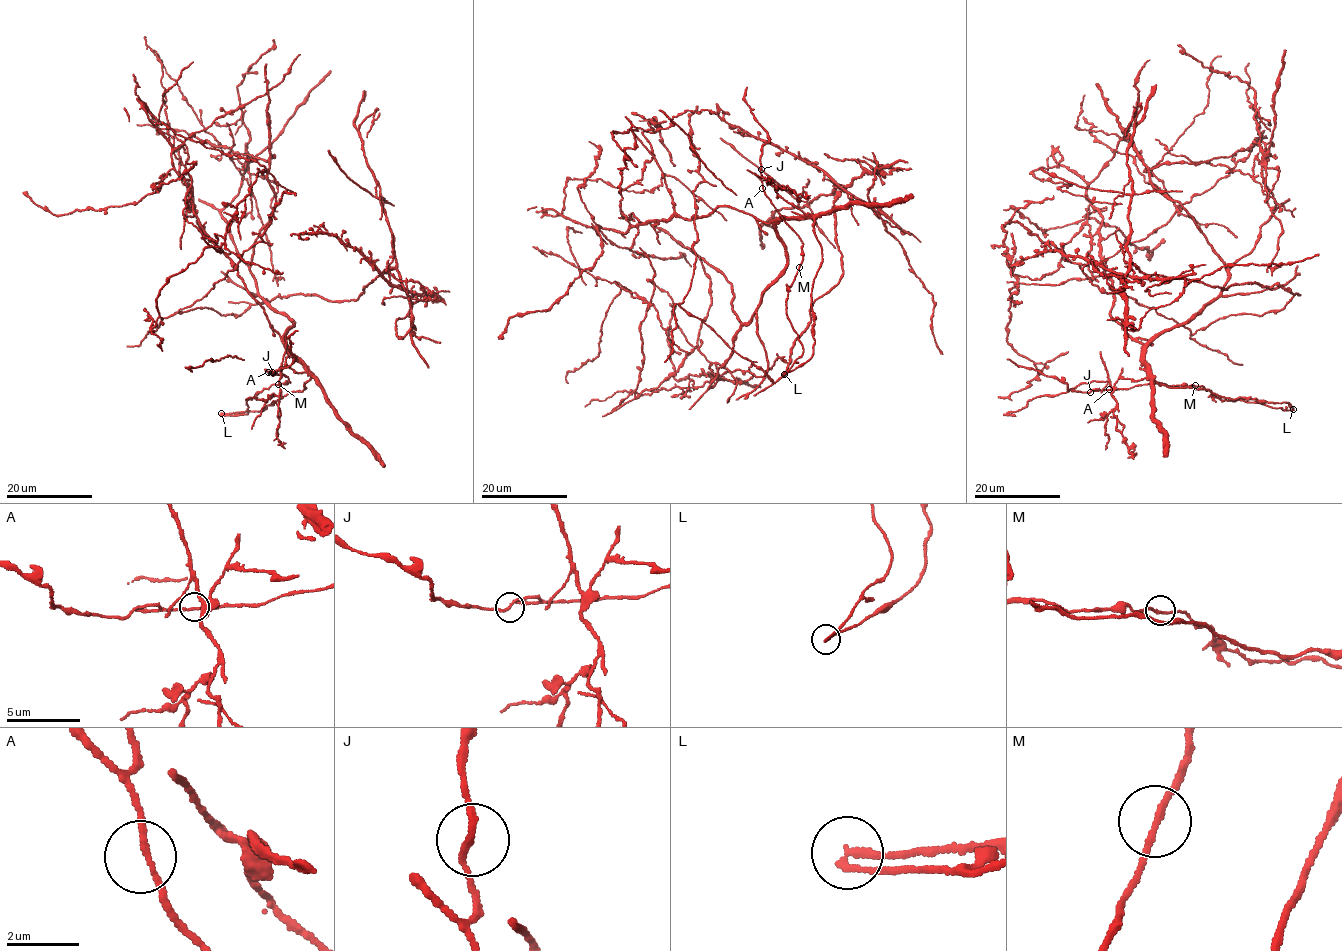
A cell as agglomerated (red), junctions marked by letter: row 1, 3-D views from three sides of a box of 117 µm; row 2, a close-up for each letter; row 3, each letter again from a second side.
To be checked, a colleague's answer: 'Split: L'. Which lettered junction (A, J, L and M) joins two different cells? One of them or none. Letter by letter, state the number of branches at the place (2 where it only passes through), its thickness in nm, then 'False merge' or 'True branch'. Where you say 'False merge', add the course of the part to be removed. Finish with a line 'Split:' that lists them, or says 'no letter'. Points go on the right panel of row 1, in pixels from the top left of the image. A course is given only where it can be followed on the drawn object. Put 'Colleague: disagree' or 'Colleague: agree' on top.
Colleague: agree
A: Branches: 2. Thickness 160 nm. True branch
J: Branches: 2. Thickness 180 nm. True branch
L: Branches: 2. Thickness 160 nm. False merge. Course of the part to remove: (1293, 408), (1157, 384), (1112, 291), (1192, 333), (1294, 295), (1130, 262), (1137, 330), (1222, 267), (1319, 254)
M: Branches: 2. Thickness 160 nm. True branch
Split: L

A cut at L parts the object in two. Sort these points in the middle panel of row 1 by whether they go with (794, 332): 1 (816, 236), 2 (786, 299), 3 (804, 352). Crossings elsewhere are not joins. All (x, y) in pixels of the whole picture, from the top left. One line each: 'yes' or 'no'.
1: no
2: yes
3: yes

